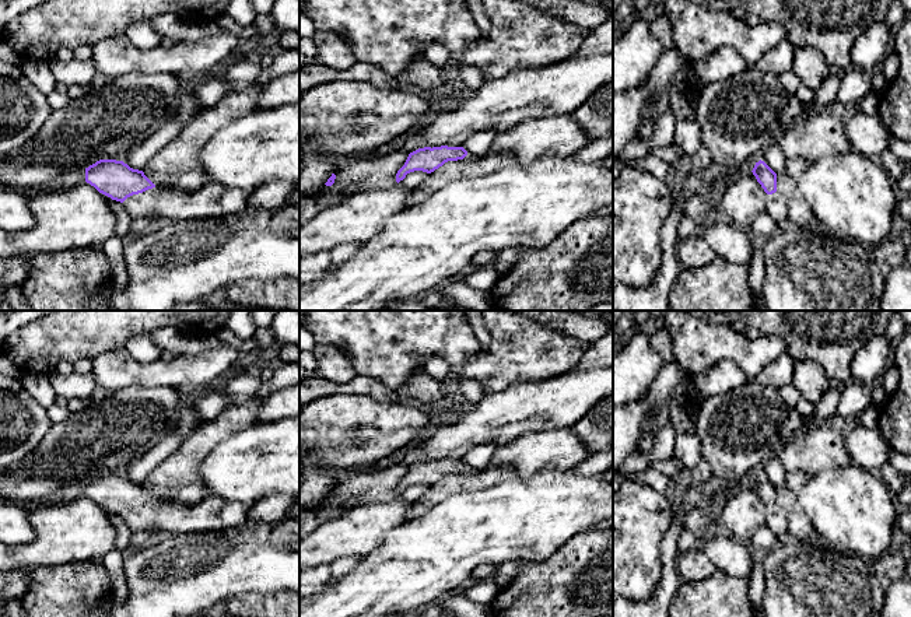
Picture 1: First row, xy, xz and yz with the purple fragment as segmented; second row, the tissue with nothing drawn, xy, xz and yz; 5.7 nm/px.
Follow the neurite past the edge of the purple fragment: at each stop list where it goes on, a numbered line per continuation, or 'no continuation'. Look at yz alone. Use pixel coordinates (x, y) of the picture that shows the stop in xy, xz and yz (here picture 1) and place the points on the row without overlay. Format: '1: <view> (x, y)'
1: yz (775, 521)

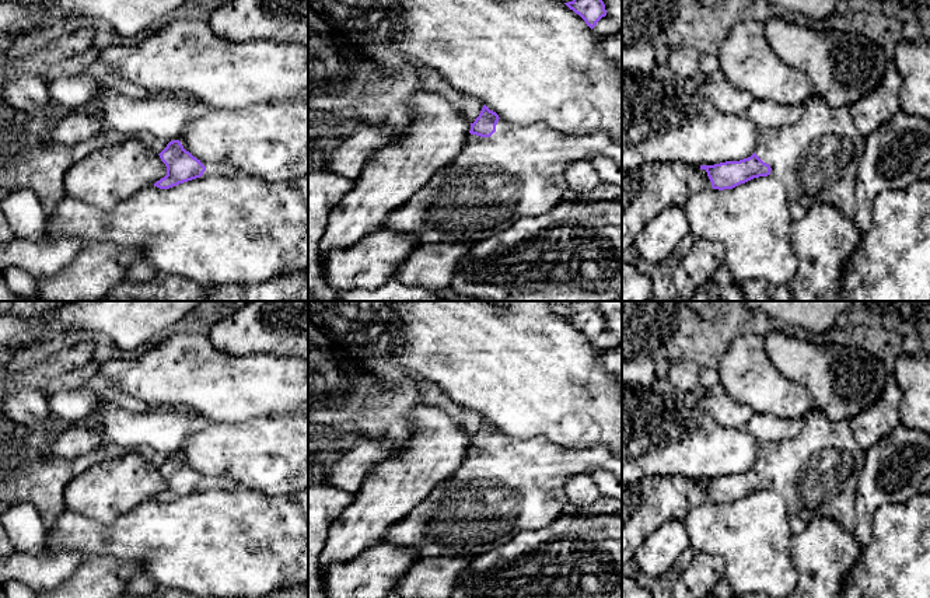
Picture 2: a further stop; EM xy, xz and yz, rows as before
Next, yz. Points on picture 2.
1: yz (821, 467)

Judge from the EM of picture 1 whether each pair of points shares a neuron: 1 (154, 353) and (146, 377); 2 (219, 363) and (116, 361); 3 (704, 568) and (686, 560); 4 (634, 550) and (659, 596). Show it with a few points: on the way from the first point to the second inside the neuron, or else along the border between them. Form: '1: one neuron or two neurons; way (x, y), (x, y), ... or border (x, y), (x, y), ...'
1: two neurons; border (123, 349), (140, 363), (151, 363), (160, 358)
2: one neuron; way (193, 372), (142, 372)
3: one neuron; way (700, 567), (690, 564)
4: two neurons; border (662, 557), (657, 591), (647, 599), (627, 599)

